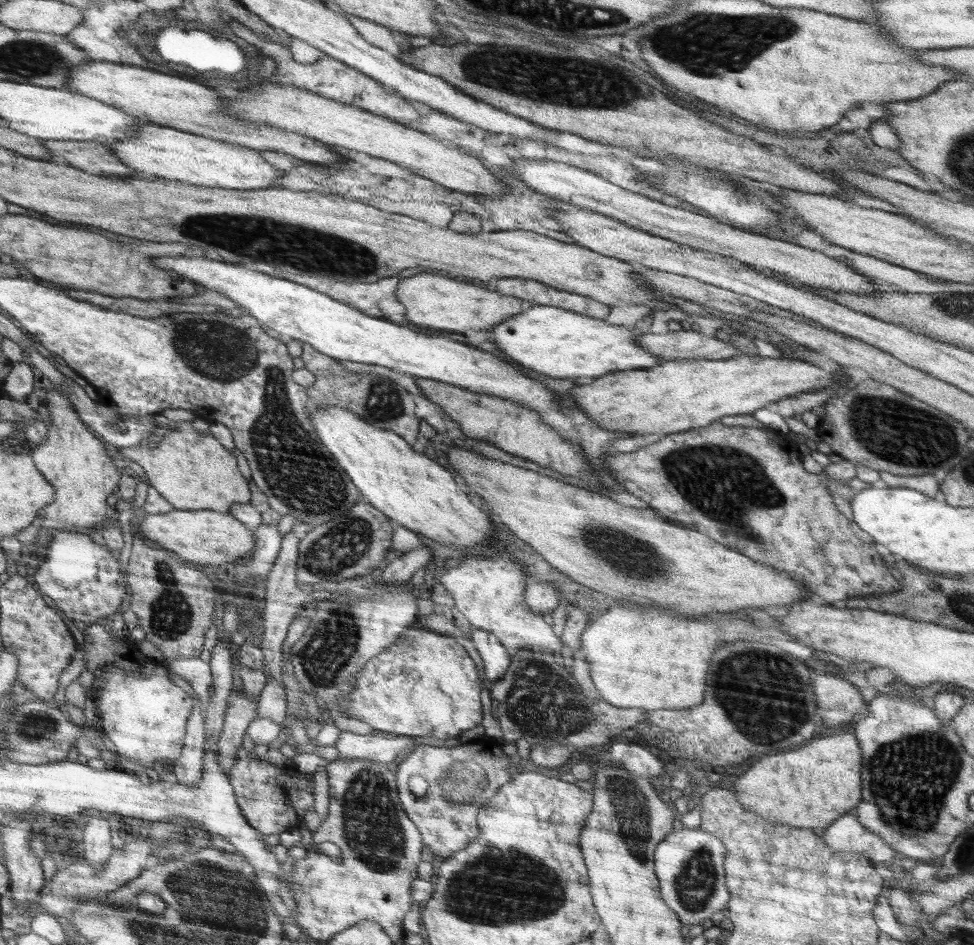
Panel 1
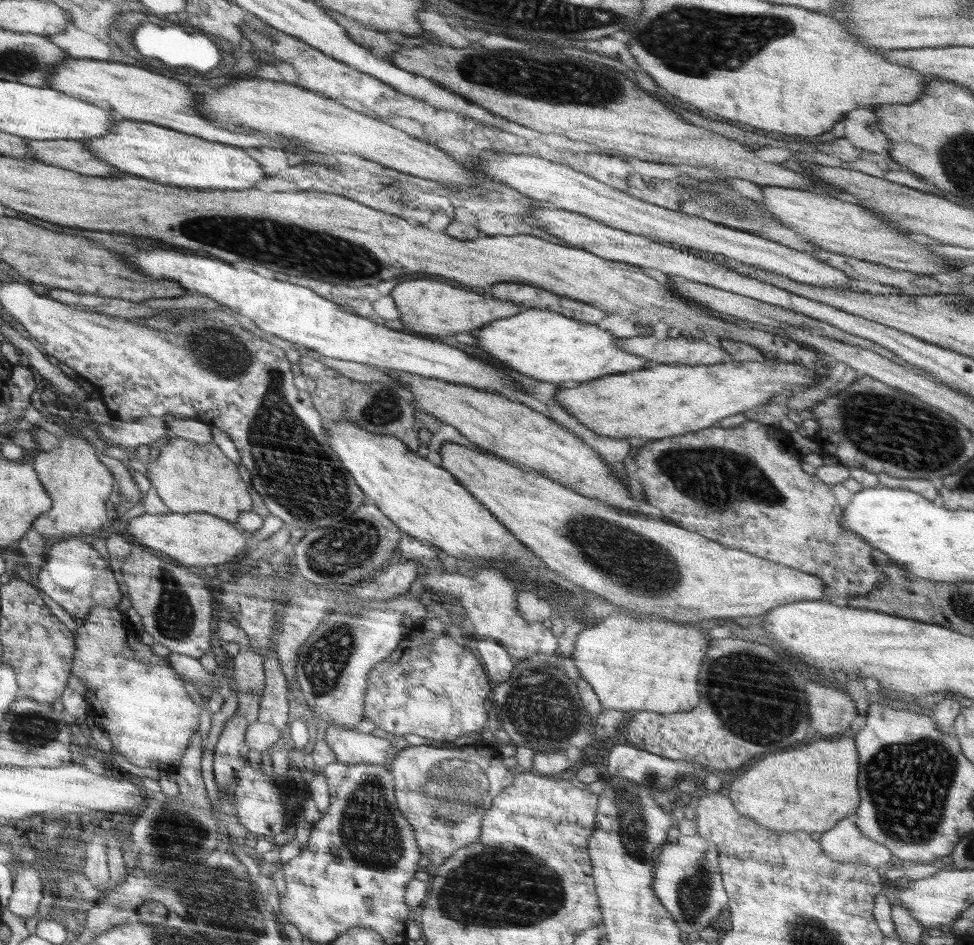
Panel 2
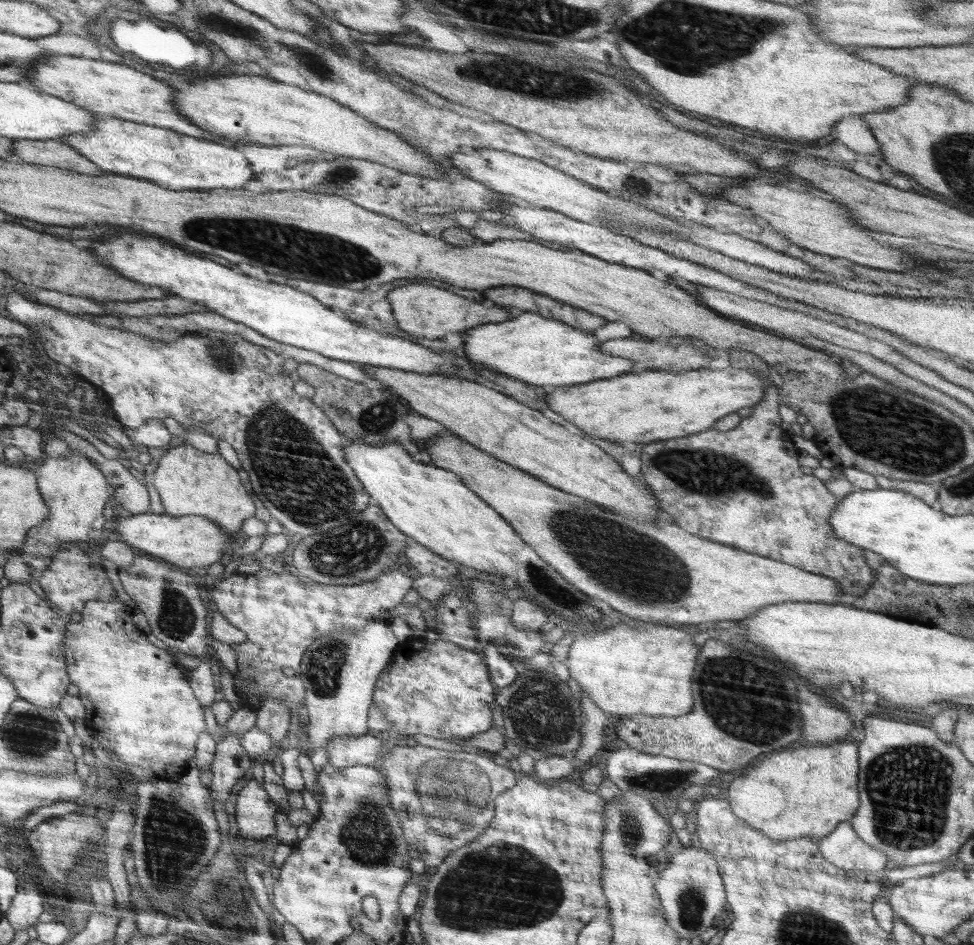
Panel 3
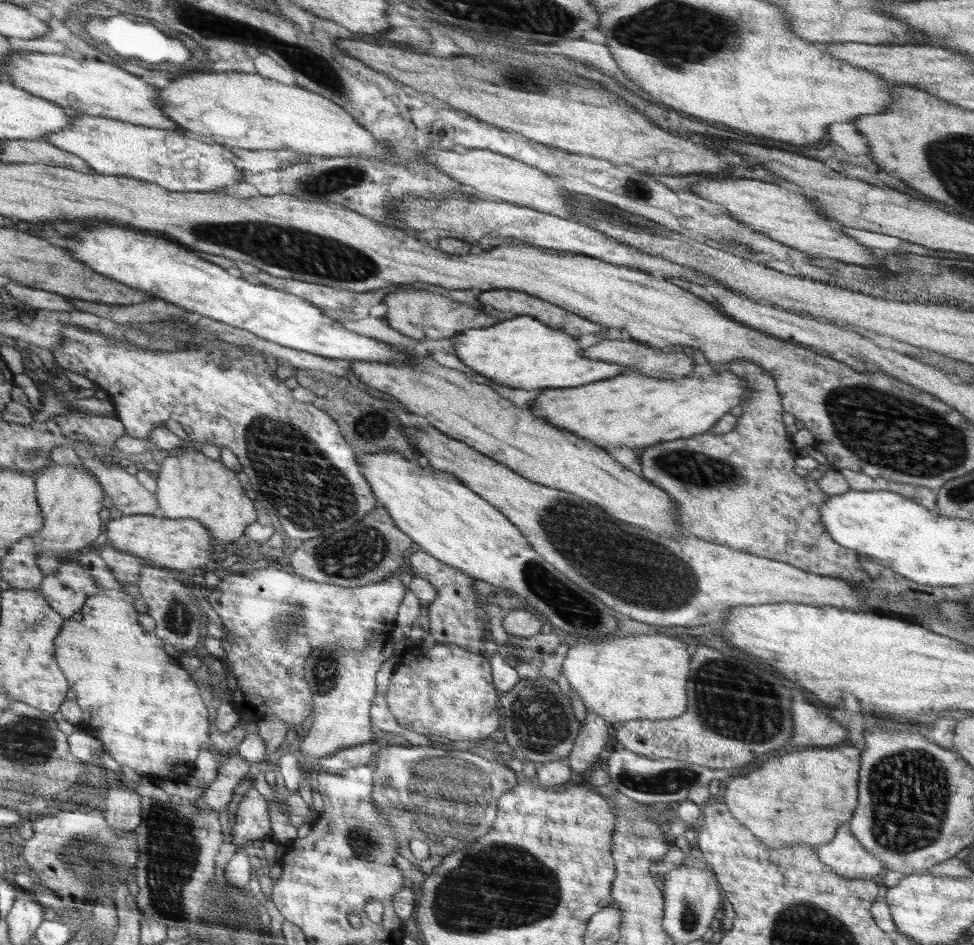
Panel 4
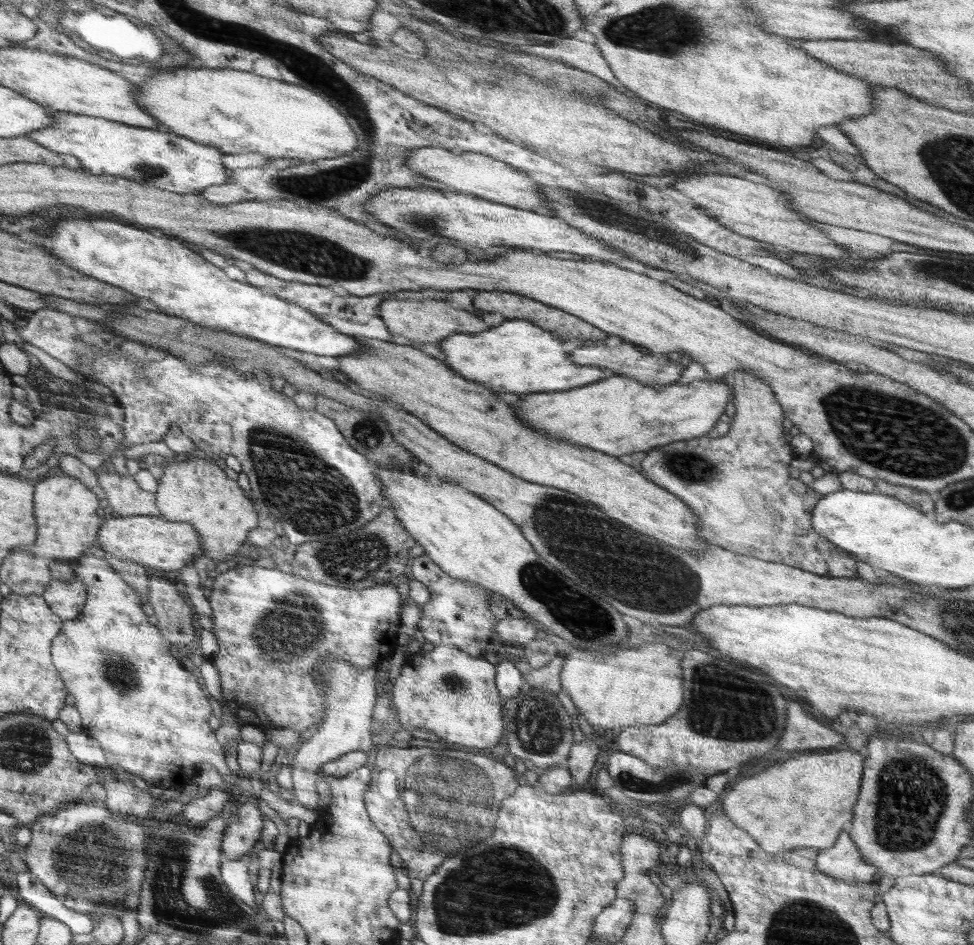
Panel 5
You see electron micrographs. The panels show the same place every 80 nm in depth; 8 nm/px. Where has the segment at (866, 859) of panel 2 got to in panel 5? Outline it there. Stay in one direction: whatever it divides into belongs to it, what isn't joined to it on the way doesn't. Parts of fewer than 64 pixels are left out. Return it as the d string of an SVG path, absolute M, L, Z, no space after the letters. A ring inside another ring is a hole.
M847 829L840 832L832 848L819 849L816 866L820 868L820 872L842 880L846 884L873 882L874 876L879 871L874 864L863 859Z

